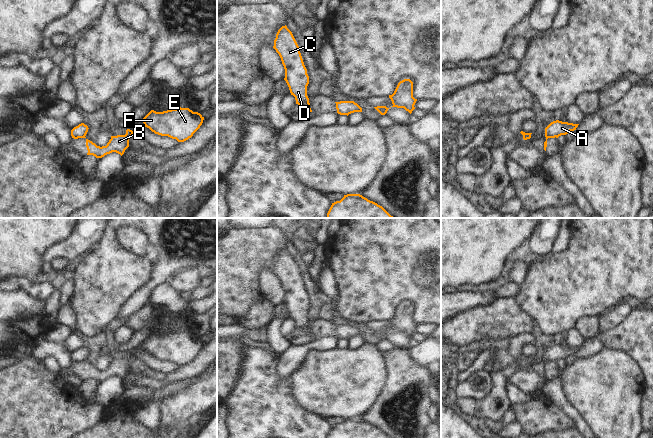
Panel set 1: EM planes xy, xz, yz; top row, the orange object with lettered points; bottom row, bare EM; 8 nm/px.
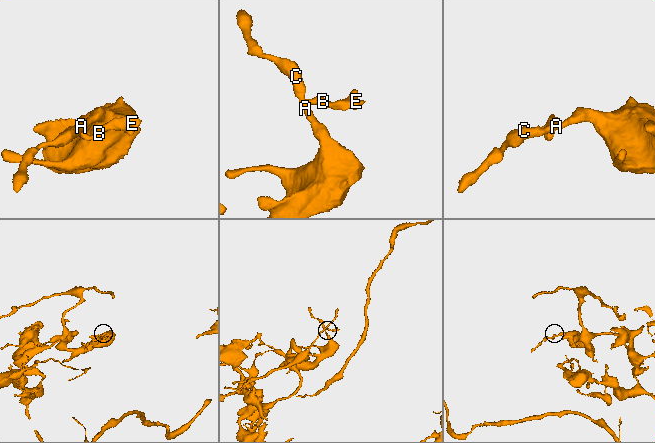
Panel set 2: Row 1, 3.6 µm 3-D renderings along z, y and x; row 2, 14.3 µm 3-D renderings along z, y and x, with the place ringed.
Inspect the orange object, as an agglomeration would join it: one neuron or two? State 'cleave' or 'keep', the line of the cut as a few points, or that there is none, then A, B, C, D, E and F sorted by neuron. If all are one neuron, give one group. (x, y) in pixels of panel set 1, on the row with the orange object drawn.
cleave | xz (308, 102), (304, 108) | A C D / B E F

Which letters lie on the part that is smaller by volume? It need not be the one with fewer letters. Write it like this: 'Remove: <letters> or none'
Remove: B, E, F

